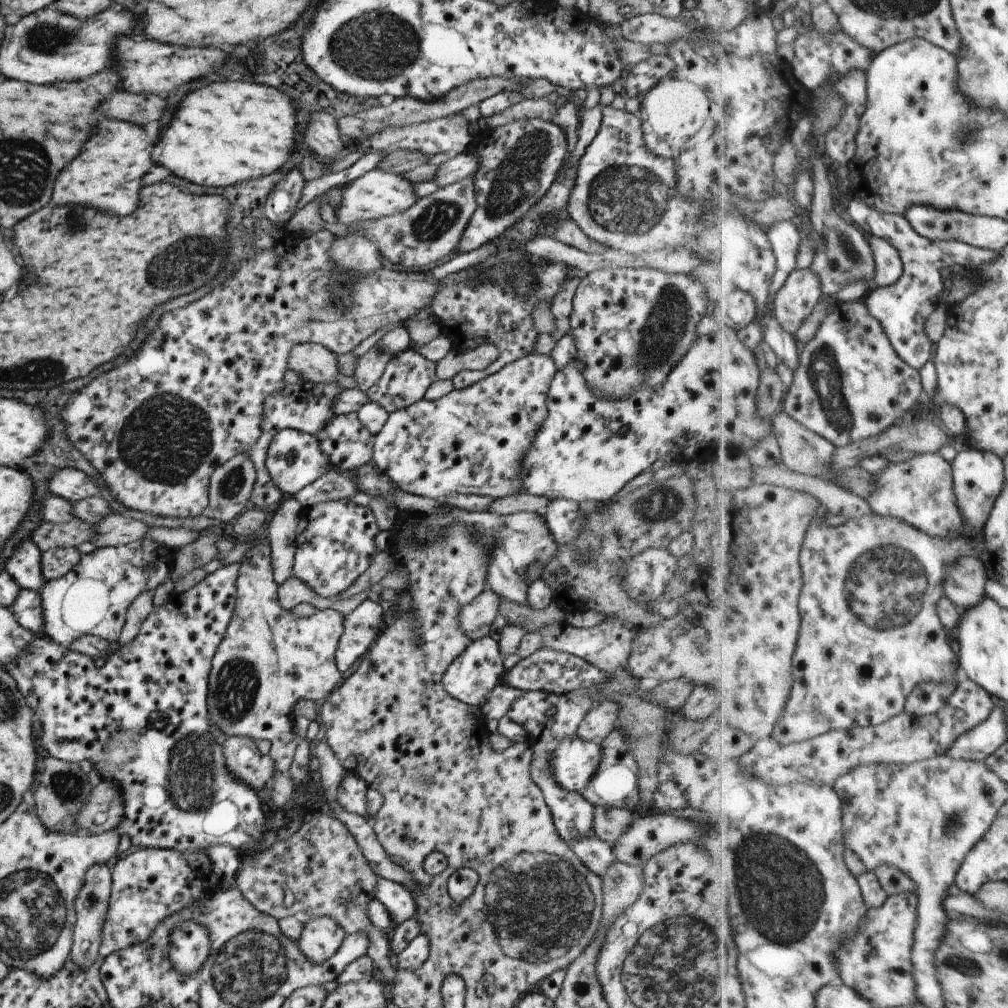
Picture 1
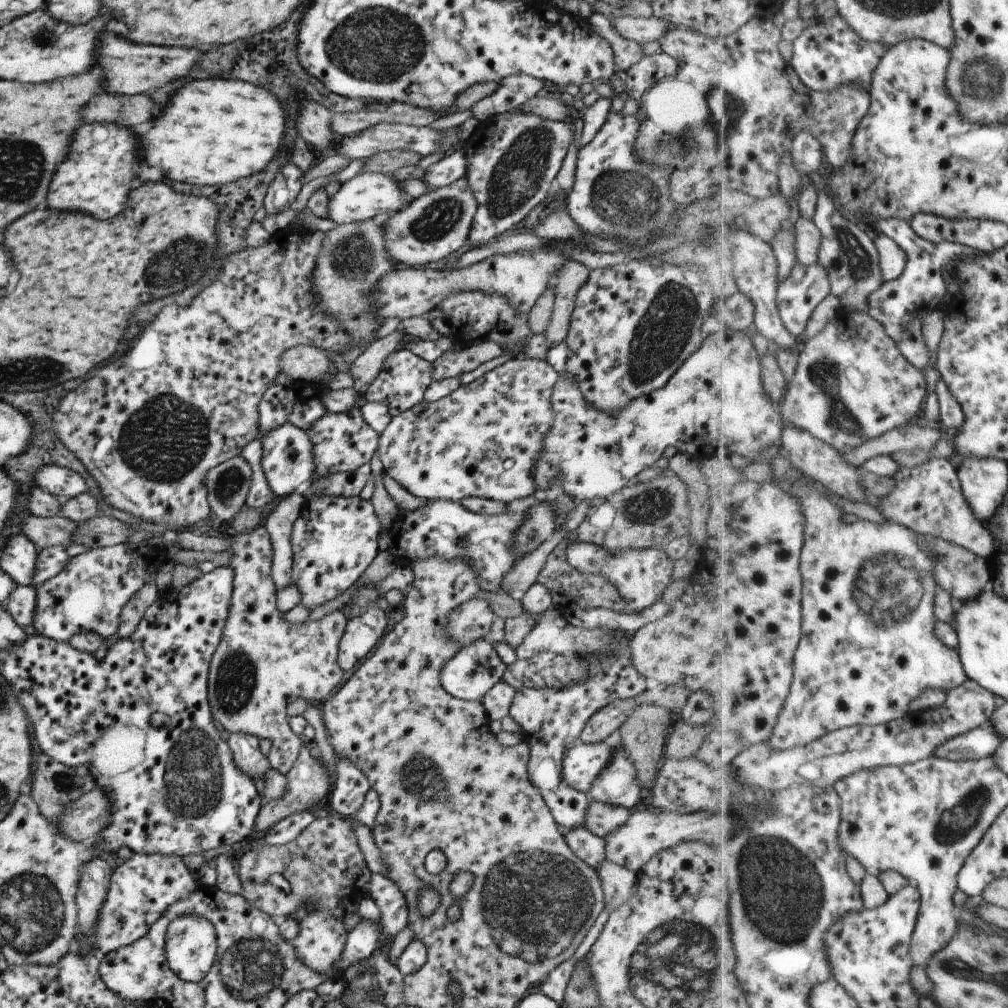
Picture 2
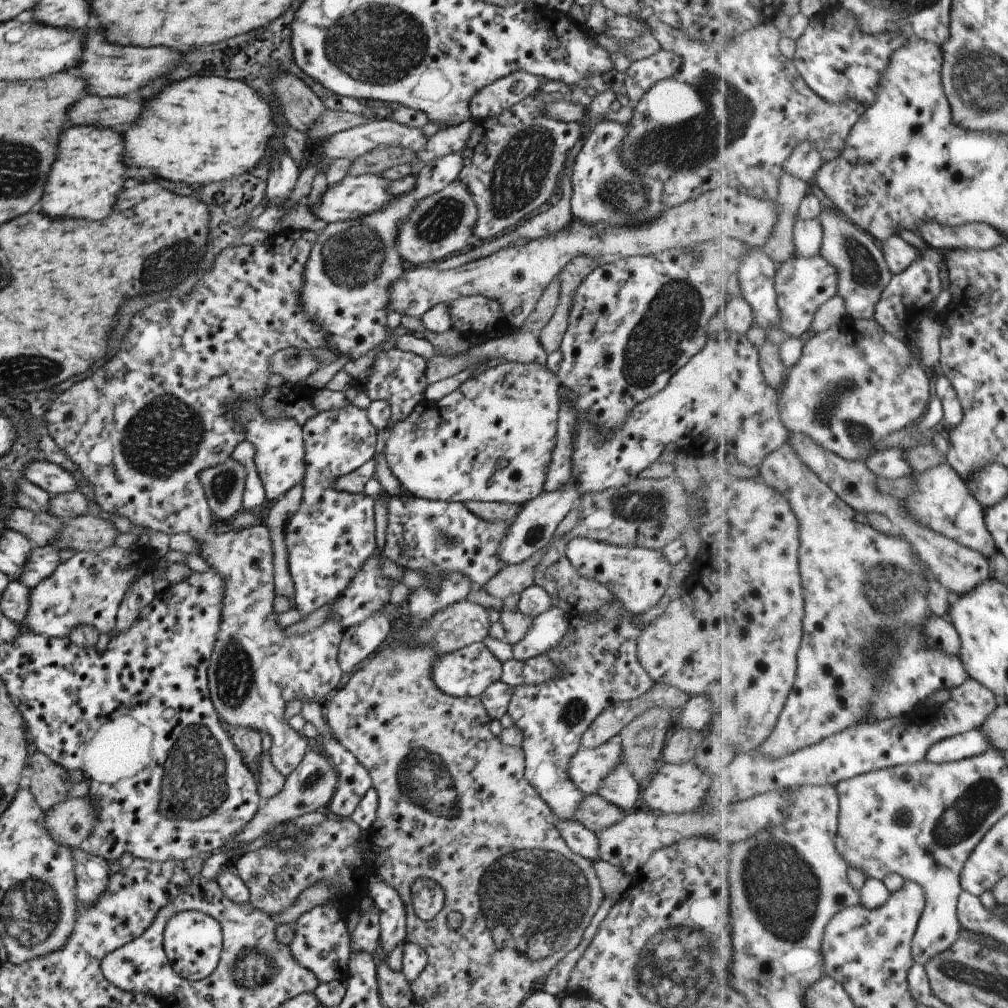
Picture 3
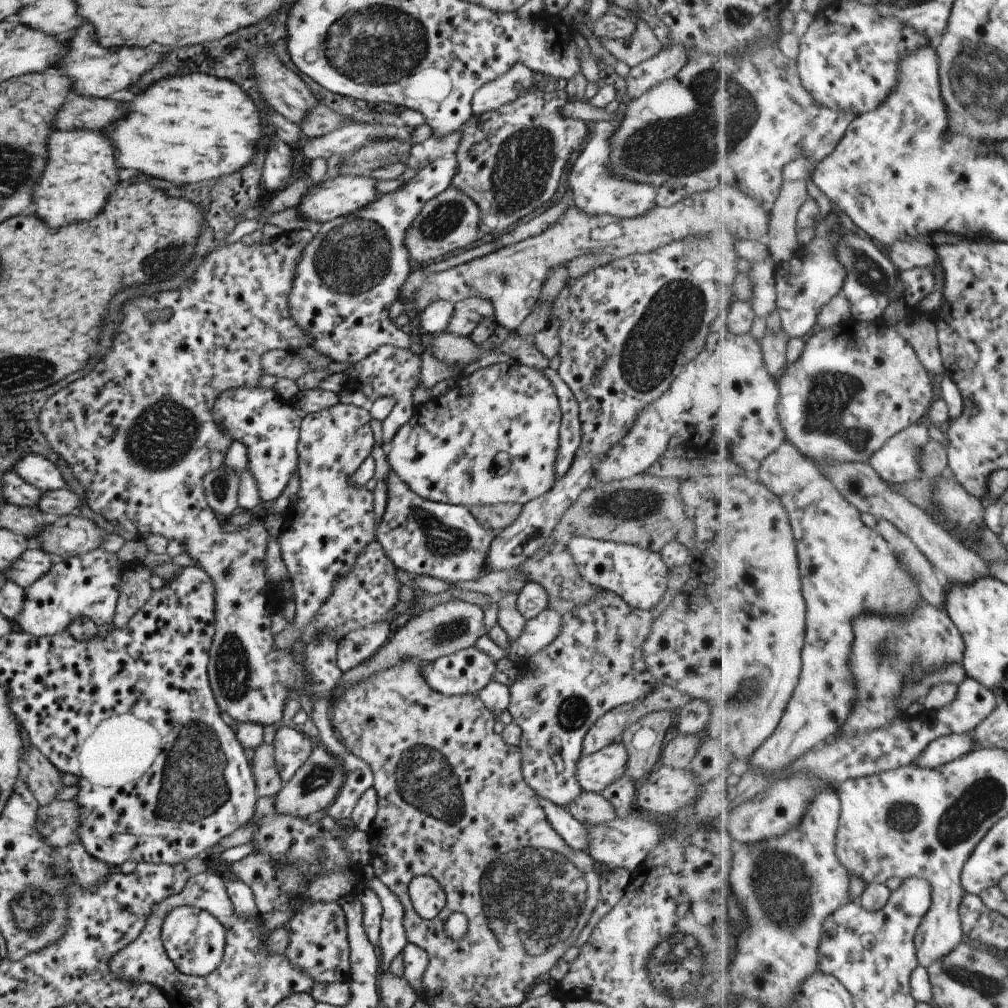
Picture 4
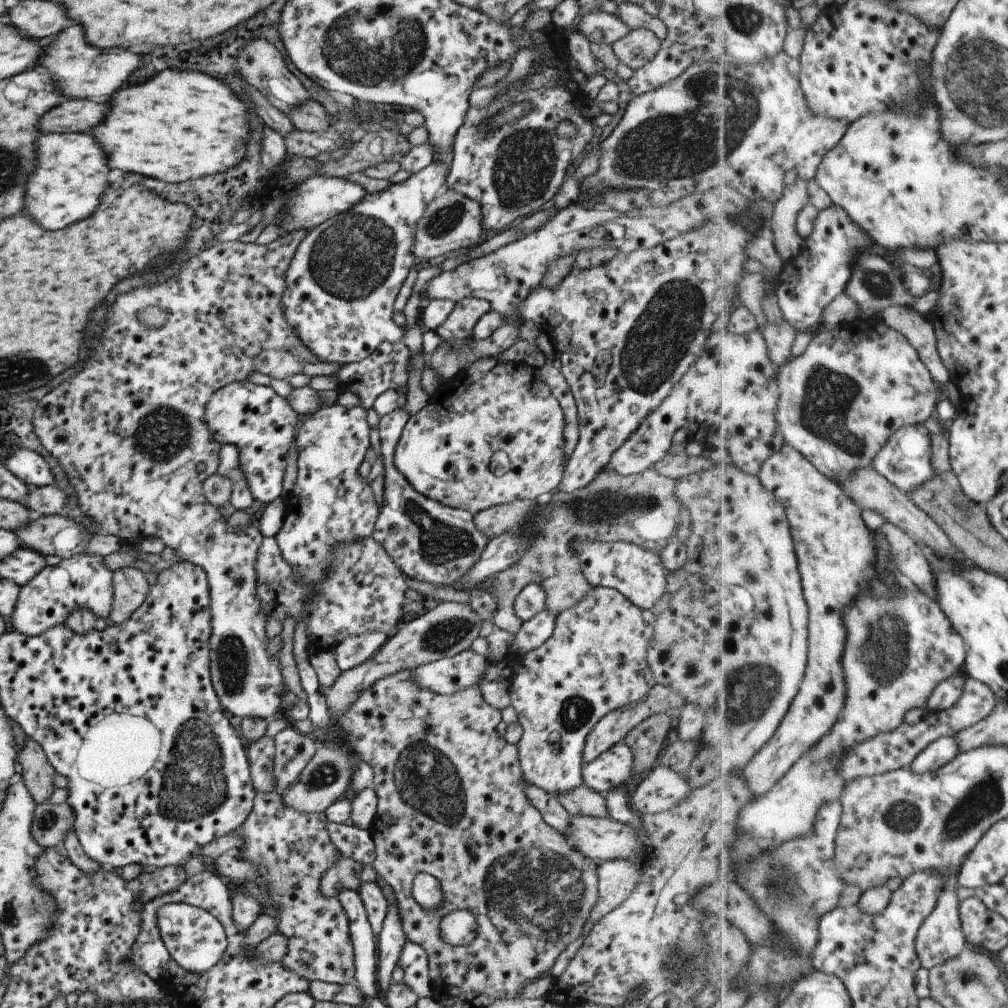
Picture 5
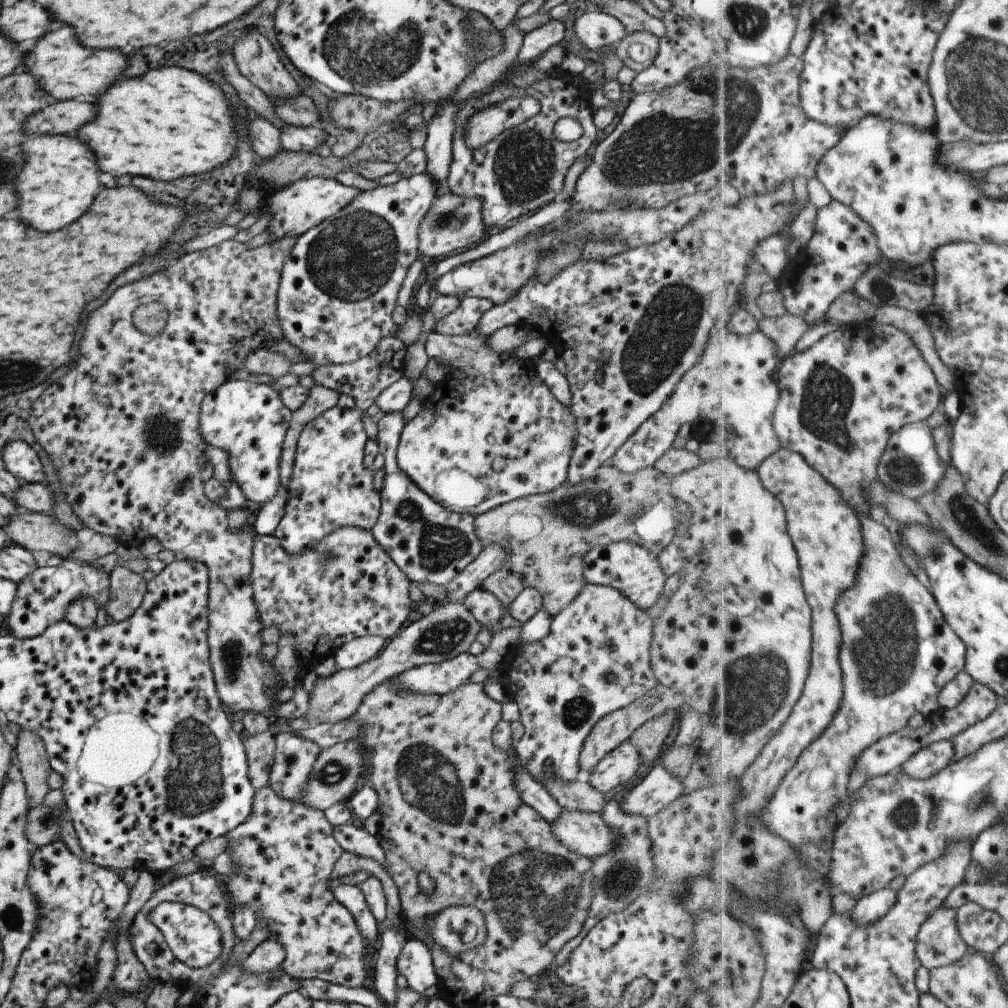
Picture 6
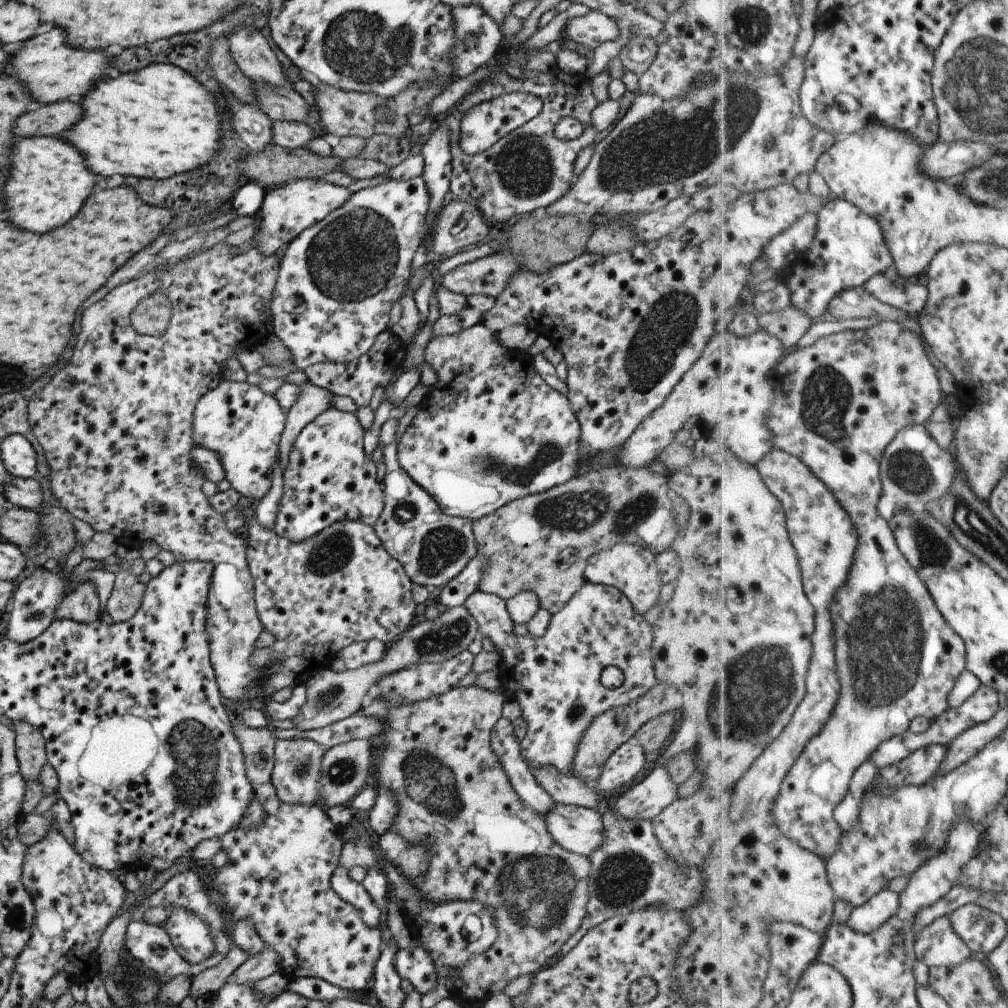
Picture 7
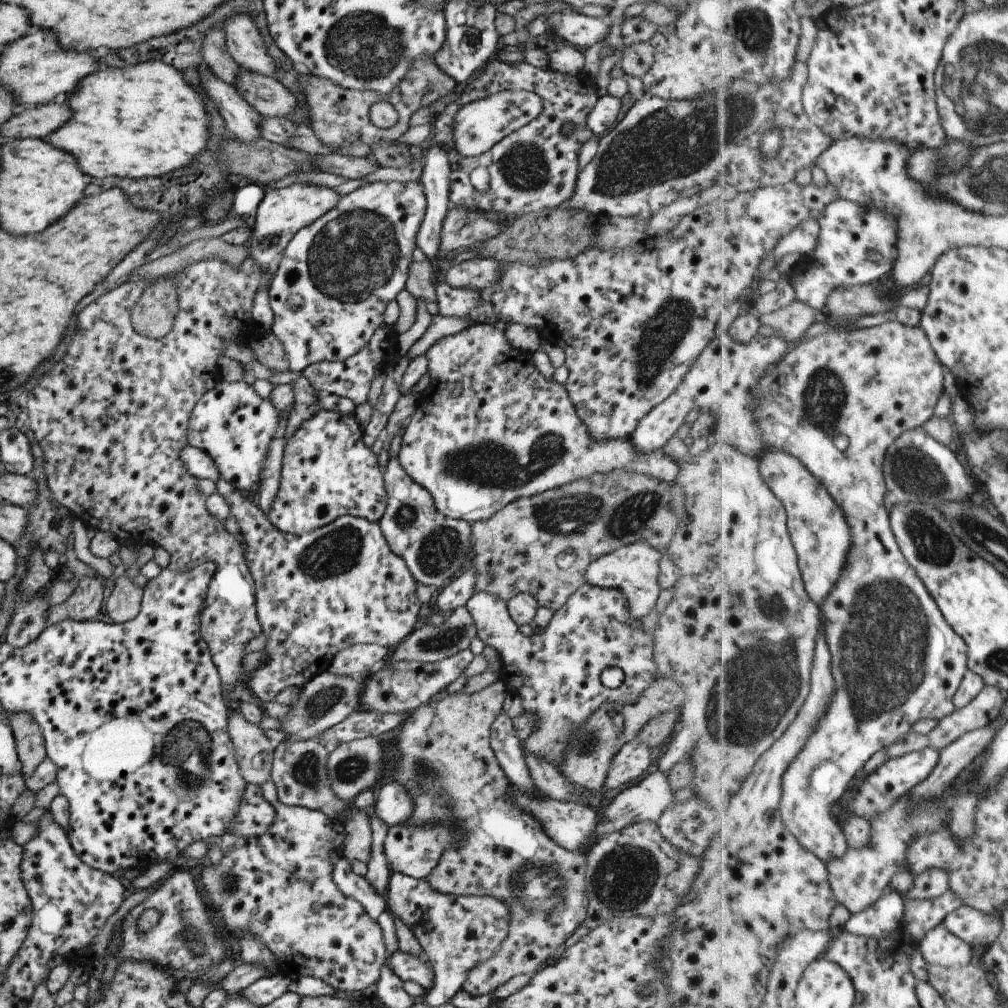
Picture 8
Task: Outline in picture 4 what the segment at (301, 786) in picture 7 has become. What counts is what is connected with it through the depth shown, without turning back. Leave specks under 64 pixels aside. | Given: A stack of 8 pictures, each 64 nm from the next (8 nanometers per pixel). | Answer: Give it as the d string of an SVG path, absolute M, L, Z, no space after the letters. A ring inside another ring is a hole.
M295 229L281 233L273 242L269 244L253 243L245 244L241 241L227 244L227 246L218 246L215 250L209 251L202 259L201 264L195 268L192 277L184 280L181 286L175 290L165 290L158 292L156 295L149 296L136 296L132 299L127 299L120 306L120 313L122 319L113 330L113 336L110 338L110 350L107 349L103 357L89 369L87 374L73 380L60 388L57 392L50 394L41 405L37 415L37 422L39 422L39 432L43 434L43 438L47 440L47 444L51 450L59 456L60 459L65 461L69 466L71 474L73 474L77 484L83 488L85 502L87 506L95 513L100 514L107 522L116 525L120 530L119 534L123 531L134 532L137 537L145 537L147 534L163 535L168 541L177 540L184 546L184 552L187 556L196 563L196 566L202 568L205 574L210 578L212 586L214 587L214 637L212 638L208 650L208 665L206 668L208 683L212 690L213 698L217 703L218 709L225 712L229 718L231 717L236 724L240 722L252 722L264 726L265 724L274 724L276 728L275 735L272 740L272 755L273 764L276 766L277 774L281 779L282 784L286 783L292 778L296 770L307 760L310 752L313 750L313 744L309 741L305 734L302 734L296 727L280 727L279 720L281 718L281 711L287 698L290 694L294 693L295 689L301 689L308 695L308 686L311 686L311 695L323 696L323 694L330 694L331 690L336 687L338 680L341 676L340 668L336 663L336 648L337 641L332 637L319 635L310 641L303 650L303 662L301 666L309 672L313 682L304 682L299 666L293 661L291 657L291 648L283 650L275 650L273 648L273 635L269 631L269 624L271 622L272 612L267 606L266 598L264 595L264 588L266 585L266 578L264 575L264 552L266 547L266 540L269 538L265 527L260 521L251 521L246 527L240 528L238 531L231 533L221 533L219 528L222 524L222 519L215 514L211 508L205 505L204 490L202 487L202 478L213 469L218 469L223 464L224 449L229 446L232 441L229 436L223 433L212 419L212 404L216 398L223 394L224 390L233 389L237 387L256 387L257 380L264 374L260 365L260 358L264 352L270 350L298 350L310 346L310 337L299 328L288 311L288 304L286 298L290 291L292 280L295 278L295 270L297 260L299 260L301 251L304 246L312 239L311 232L307 229ZM151 313L156 315L155 320L146 318L146 314Z

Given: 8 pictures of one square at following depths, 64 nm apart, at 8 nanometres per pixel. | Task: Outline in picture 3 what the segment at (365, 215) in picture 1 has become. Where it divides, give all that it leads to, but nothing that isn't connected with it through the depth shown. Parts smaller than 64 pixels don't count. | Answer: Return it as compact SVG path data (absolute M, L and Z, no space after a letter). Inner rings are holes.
M373 174L358 176L346 175L335 186L329 187L321 198L313 204L312 212L323 222L335 223L349 221L351 218L359 218L365 214L371 214L375 210L381 210L381 206L389 206L393 202L393 194L389 194L389 184L385 178Z

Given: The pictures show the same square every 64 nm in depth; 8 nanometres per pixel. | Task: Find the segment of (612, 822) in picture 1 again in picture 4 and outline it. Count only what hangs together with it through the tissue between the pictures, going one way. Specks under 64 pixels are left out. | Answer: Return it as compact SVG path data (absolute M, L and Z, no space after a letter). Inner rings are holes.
M580 789L580 793L566 806L568 813L585 828L591 824L605 824L616 817L613 807L603 796Z

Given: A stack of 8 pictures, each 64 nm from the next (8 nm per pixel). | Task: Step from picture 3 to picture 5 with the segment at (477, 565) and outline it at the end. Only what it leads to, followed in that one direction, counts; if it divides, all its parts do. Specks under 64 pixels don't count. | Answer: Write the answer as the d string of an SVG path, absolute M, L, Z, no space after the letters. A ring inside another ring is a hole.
M403 341L381 342L381 344L363 360L356 363L340 365L339 369L332 375L338 380L338 385L343 384L344 390L357 394L360 399L357 406L366 411L372 406L373 401L388 388L398 387L406 384L407 366L412 354L403 344ZM401 408L379 417L376 426L379 435L380 456L383 464L383 494L381 507L370 536L389 555L398 569L409 578L434 585L449 586L472 568L487 544L484 534L474 525L468 510L446 507L440 502L419 494L405 480L393 464L393 451L408 416Z

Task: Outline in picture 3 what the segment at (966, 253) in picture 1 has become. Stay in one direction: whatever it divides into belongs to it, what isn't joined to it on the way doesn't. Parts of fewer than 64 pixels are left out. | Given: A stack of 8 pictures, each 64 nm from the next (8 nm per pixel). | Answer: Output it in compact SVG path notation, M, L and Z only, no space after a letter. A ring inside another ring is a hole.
M897 230L900 236L911 246L915 246L921 252L921 258L915 260L903 273L894 275L893 280L887 284L885 292L881 292L881 298L875 306L874 319L885 328L889 334L893 334L901 342L905 342L913 354L920 358L917 340L920 339L922 320L931 311L928 309L935 298L941 296L941 261L945 262L945 254L949 248L934 248L927 240L924 240L918 233L911 230Z

